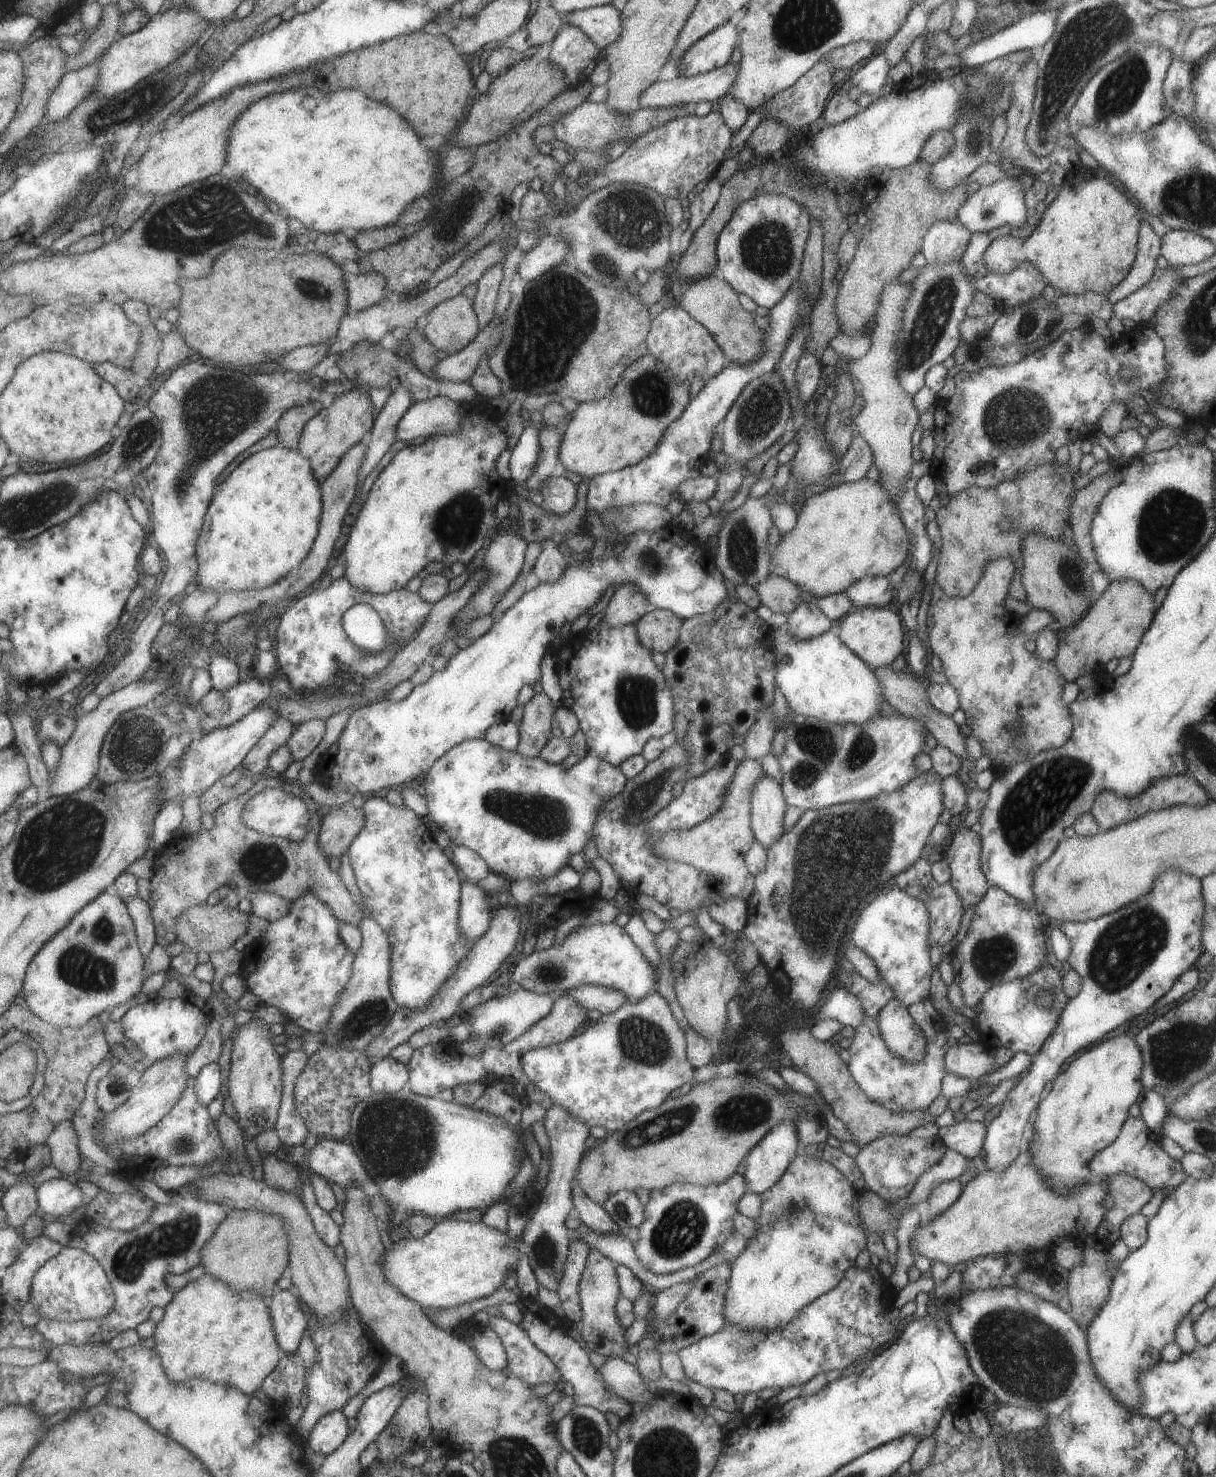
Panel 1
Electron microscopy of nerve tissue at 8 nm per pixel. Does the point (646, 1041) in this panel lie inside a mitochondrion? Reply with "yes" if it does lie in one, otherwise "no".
yes

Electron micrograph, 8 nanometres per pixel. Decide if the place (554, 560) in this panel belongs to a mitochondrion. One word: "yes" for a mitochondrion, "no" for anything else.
no

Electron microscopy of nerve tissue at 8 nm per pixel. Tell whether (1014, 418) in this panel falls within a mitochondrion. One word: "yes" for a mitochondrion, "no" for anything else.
yes

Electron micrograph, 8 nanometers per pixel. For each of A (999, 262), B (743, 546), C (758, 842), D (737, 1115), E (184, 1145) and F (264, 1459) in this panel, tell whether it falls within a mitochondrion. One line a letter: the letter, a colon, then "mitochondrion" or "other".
A: other
B: mitochondrion
C: other
D: mitochondrion
E: mitochondrion
F: other

